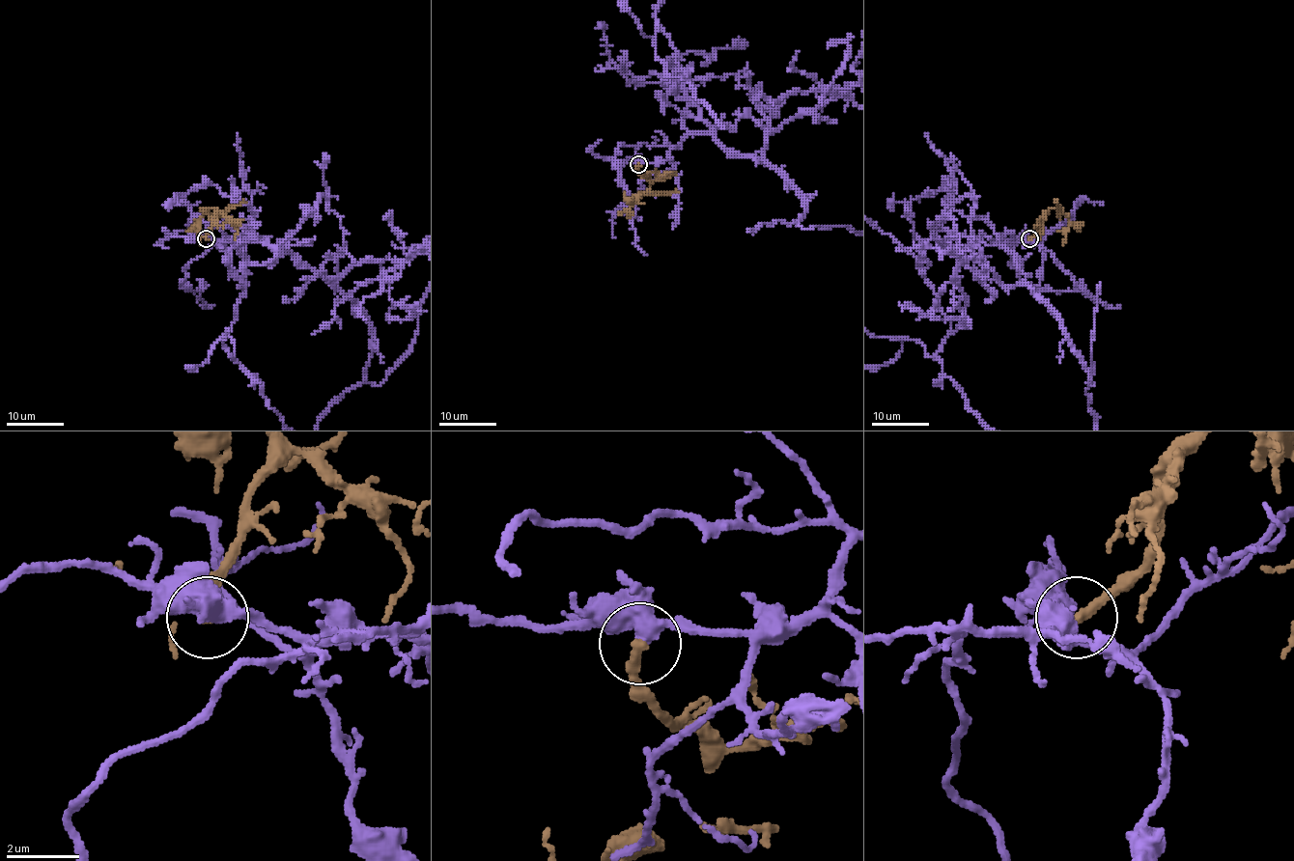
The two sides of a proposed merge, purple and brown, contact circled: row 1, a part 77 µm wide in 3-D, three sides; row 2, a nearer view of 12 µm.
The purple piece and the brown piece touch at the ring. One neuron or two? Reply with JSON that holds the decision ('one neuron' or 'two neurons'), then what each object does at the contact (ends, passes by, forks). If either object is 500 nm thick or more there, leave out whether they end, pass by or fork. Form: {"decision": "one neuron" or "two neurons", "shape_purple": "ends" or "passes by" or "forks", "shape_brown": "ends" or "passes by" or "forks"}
{"decision": "two neurons", "shape_purple": "passes by", "shape_brown": "ends"}

